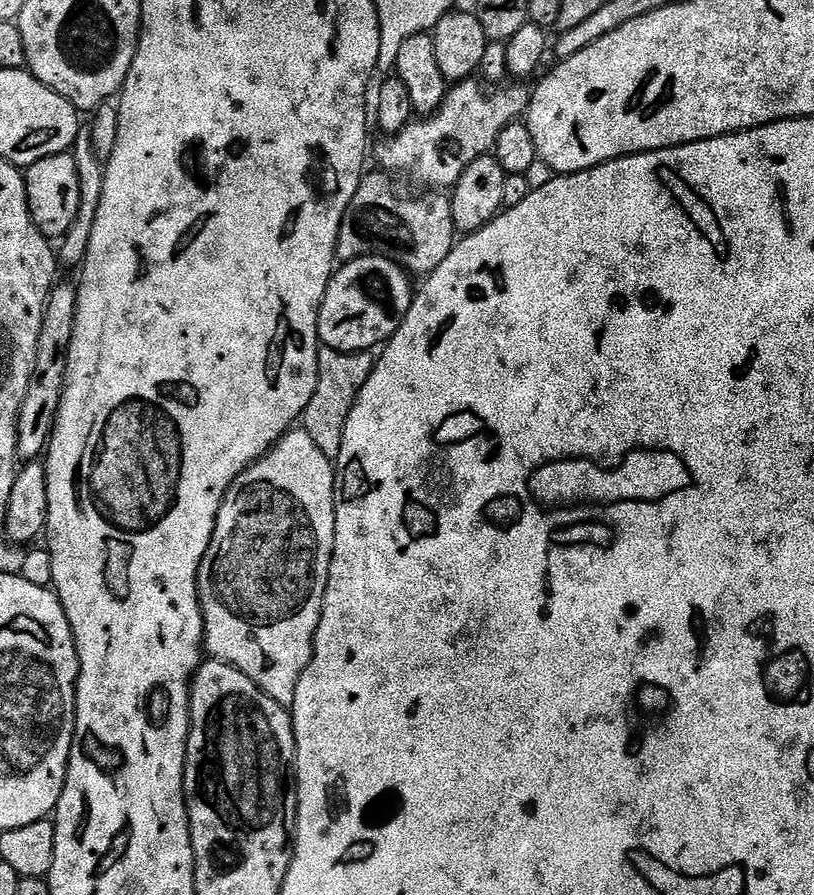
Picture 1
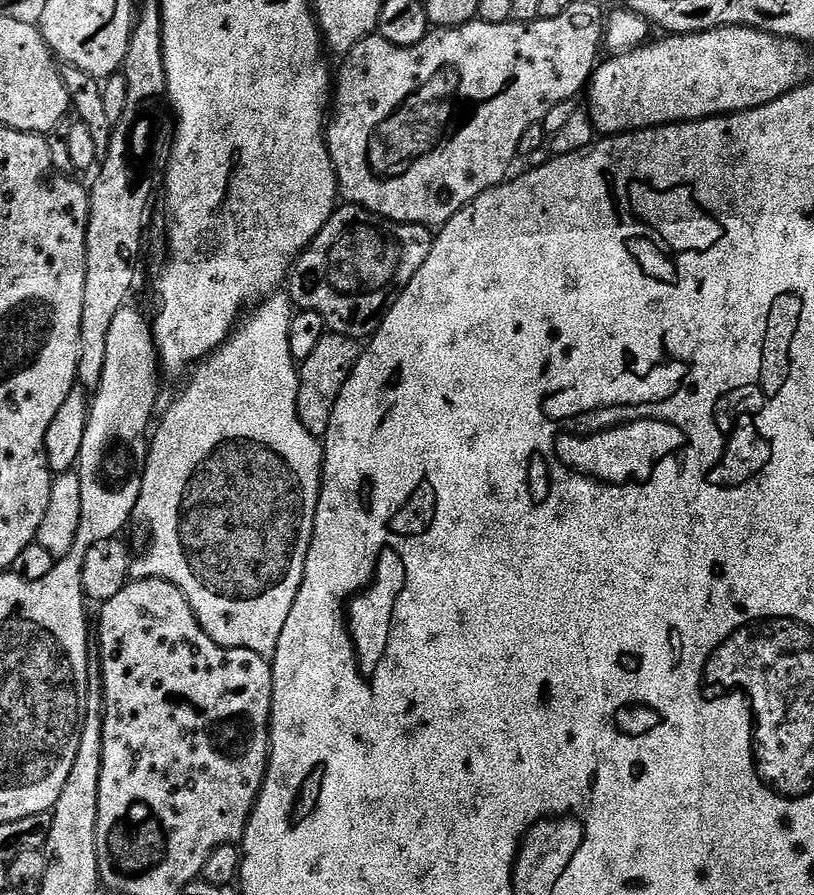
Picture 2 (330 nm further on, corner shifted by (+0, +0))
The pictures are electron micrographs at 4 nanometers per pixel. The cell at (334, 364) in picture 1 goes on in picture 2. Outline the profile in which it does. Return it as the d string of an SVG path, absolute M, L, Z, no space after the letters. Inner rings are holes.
M328 330L314 346L314 350L310 350L310 358L299 365L298 418L312 436L322 438L326 430L330 430L334 402L338 402L338 394L342 394L342 386L346 386L346 378L350 378L361 351L361 345L352 337Z

